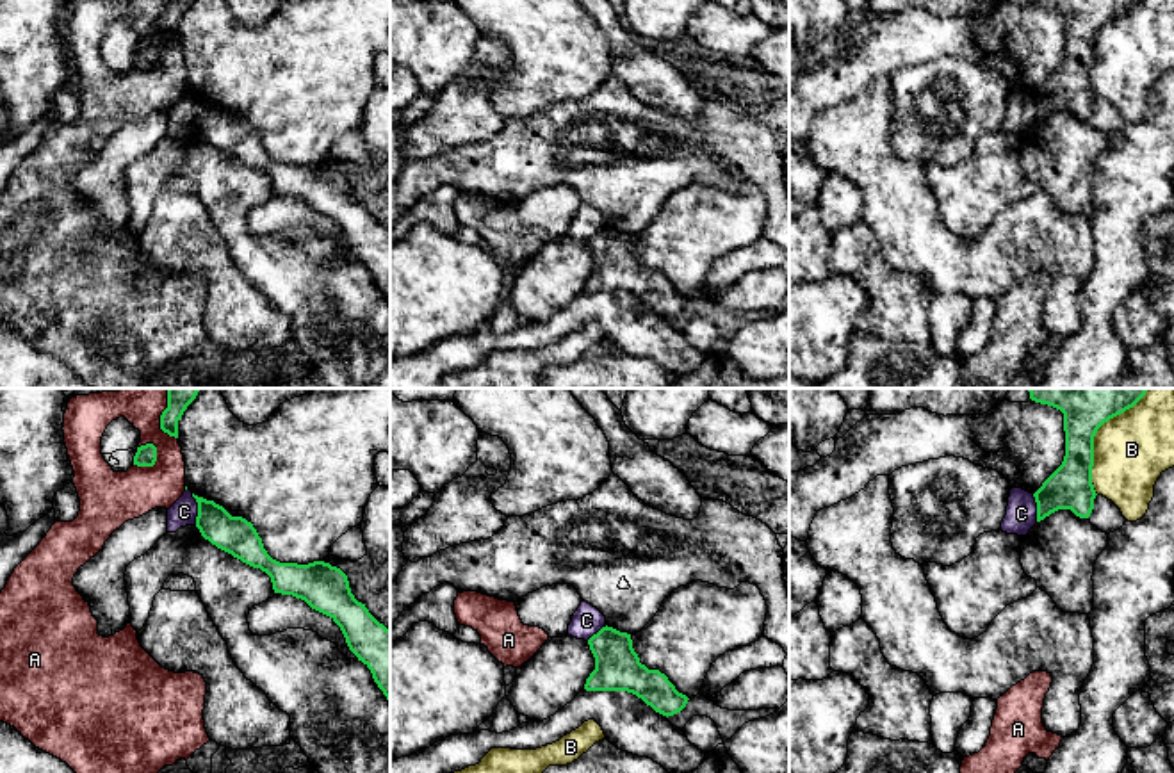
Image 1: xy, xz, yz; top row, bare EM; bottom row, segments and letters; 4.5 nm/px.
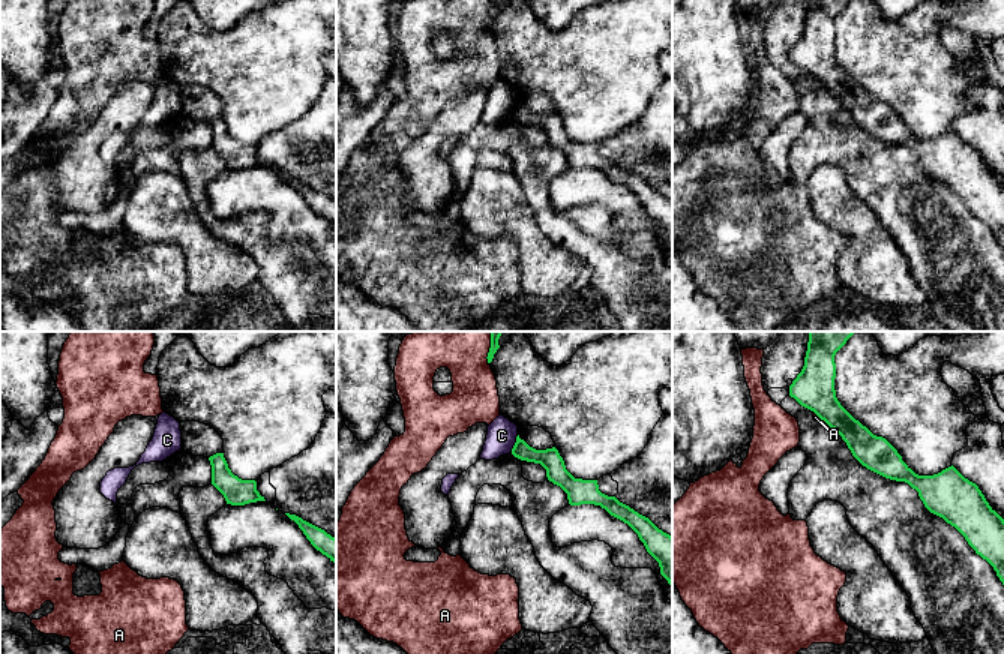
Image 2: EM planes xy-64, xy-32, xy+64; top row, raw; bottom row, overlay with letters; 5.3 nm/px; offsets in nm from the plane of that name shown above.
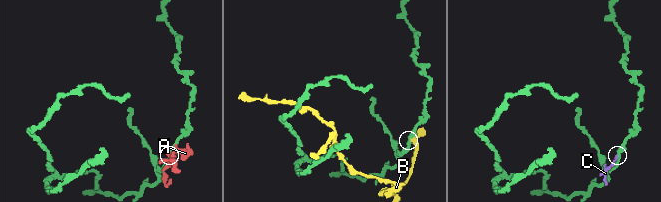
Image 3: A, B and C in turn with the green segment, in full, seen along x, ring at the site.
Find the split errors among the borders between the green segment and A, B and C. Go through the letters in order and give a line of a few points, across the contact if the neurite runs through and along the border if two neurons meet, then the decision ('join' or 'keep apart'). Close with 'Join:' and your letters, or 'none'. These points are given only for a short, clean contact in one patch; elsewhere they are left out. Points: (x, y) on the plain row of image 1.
A: keep apart
B: keep apart
C: line xy (191, 95), (196, 104), (196, 125); keep apart
Join: none

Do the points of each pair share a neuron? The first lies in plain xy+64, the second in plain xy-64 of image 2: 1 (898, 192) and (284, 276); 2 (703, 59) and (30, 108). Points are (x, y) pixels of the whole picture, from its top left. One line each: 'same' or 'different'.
1: same
2: different

